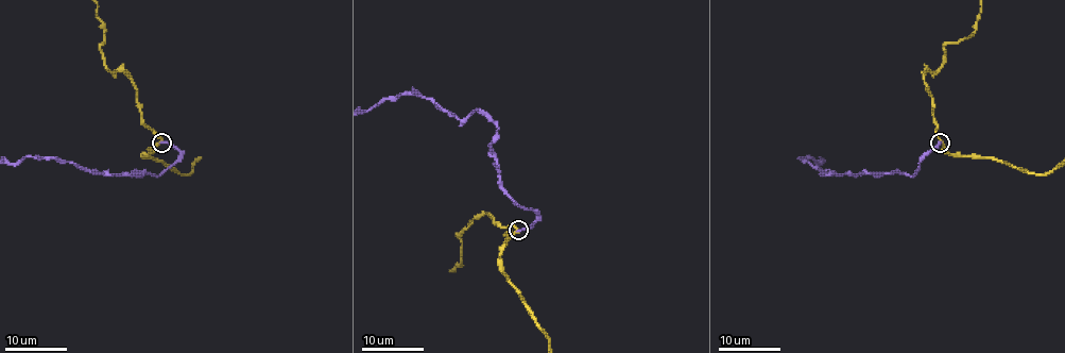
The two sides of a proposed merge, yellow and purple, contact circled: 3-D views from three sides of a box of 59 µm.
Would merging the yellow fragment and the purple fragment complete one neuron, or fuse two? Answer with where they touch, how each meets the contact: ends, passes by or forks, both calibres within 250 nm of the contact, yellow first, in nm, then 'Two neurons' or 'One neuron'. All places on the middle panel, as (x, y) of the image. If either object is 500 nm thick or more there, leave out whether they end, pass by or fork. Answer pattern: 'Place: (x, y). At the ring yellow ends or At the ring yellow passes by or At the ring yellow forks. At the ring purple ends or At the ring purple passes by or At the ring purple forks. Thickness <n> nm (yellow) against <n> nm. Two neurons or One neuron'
Place: (518, 230). At the ring yellow passes by. At the ring purple ends. Thickness 220 nm (yellow) against 240 nm. One neuron

